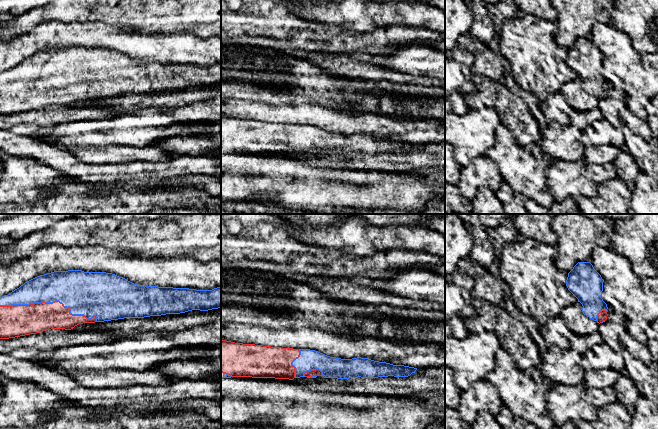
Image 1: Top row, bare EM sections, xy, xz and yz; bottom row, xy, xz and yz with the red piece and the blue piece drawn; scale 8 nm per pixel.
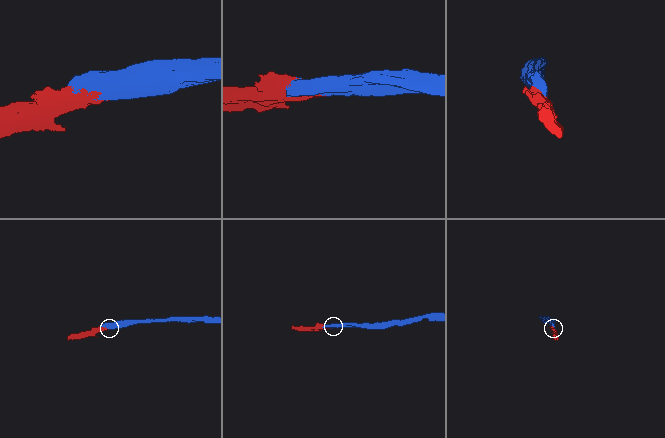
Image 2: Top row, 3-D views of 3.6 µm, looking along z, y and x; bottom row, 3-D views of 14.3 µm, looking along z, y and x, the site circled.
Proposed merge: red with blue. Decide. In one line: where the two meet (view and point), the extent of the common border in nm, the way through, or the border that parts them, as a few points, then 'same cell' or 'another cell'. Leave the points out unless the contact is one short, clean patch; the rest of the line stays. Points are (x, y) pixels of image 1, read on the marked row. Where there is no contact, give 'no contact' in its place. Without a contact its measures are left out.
meets red in xy at (51, 303); contact 800 nm long; same cell

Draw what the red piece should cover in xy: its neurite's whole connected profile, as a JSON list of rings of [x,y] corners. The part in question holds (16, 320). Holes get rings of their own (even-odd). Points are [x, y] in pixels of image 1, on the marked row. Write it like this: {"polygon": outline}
{"polygon": [[[54,271],[37,276],[0,297],[0,339],[51,329],[71,330],[83,323],[180,314],[221,308],[221,287],[212,290],[142,286],[106,272]]]}

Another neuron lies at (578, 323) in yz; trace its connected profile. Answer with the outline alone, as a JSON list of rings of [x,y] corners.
[[[580,302],[569,305],[561,311],[560,317],[573,334],[586,337],[598,331],[599,323],[584,315],[582,308],[583,306]]]

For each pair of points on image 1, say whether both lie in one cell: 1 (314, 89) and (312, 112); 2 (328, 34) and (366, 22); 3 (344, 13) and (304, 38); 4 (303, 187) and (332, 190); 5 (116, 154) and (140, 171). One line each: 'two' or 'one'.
1: two
2: two
3: two
4: one
5: two

